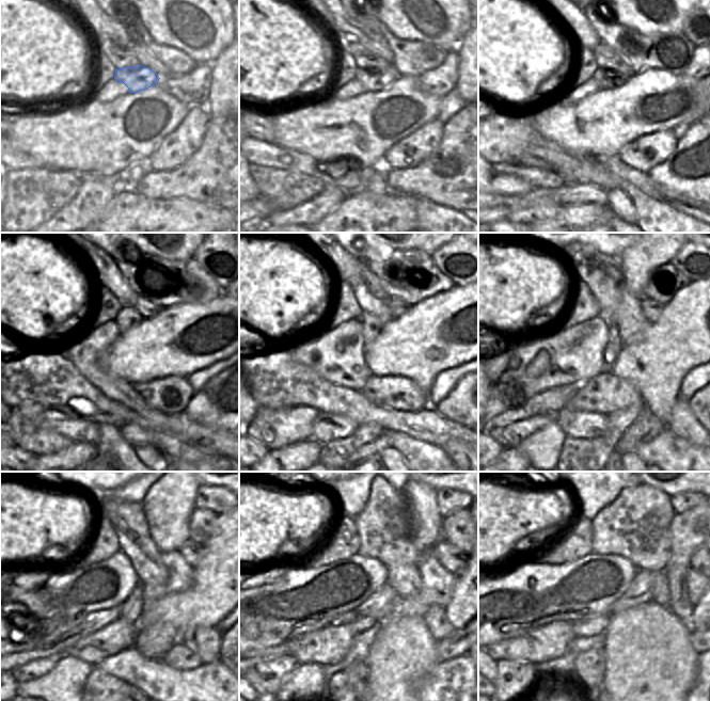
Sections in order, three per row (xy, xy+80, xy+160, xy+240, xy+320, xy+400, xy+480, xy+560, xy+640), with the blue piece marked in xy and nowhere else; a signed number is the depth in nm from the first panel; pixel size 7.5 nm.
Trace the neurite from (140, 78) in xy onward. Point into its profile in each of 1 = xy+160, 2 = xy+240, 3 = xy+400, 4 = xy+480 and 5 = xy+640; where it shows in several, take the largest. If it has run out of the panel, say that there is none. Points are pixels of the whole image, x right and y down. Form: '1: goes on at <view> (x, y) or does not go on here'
1: goes on at xy+160 (606, 79)
2: goes on at xy+240 (127, 318)
3: goes on at xy+400 (613, 347)
4: goes on at xy+480 (132, 607)
5: goes on at xy+640 (590, 626)

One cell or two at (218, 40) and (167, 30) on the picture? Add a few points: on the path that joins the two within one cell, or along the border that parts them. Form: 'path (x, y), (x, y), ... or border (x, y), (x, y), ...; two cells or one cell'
path (205, 47), (194, 49), (179, 40); one cell

